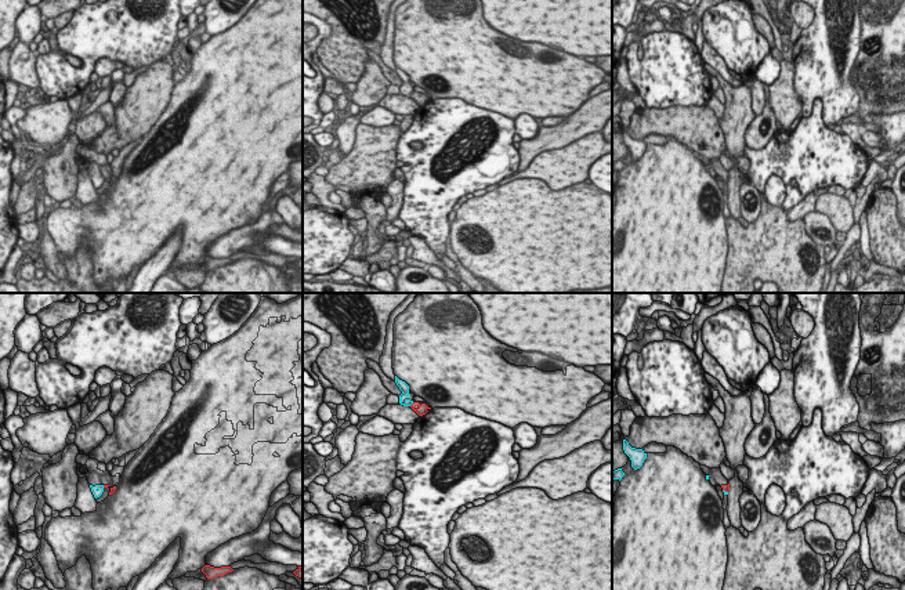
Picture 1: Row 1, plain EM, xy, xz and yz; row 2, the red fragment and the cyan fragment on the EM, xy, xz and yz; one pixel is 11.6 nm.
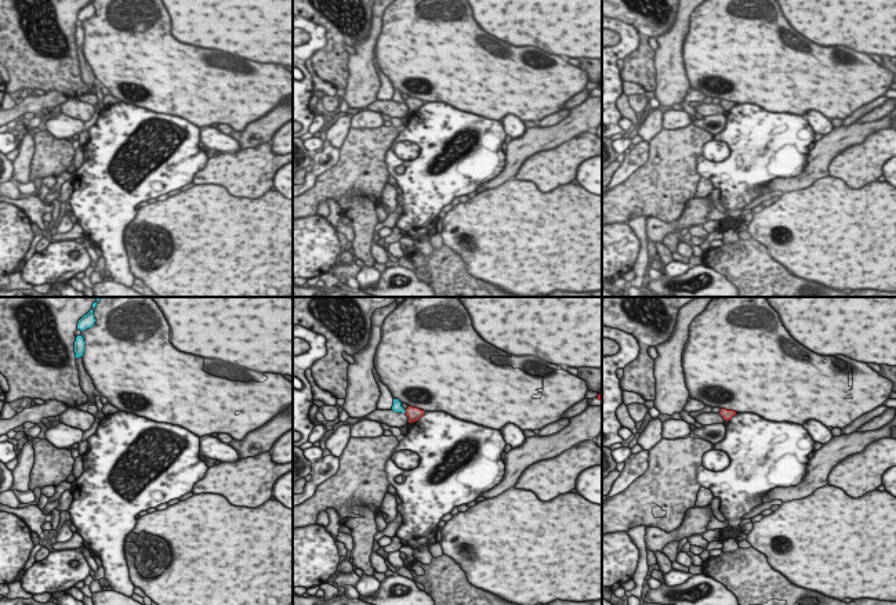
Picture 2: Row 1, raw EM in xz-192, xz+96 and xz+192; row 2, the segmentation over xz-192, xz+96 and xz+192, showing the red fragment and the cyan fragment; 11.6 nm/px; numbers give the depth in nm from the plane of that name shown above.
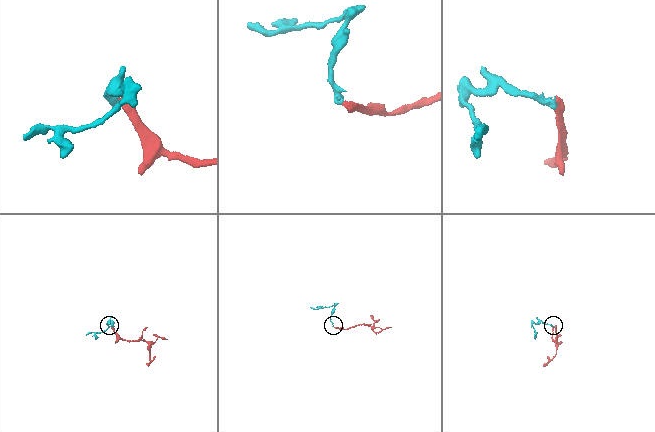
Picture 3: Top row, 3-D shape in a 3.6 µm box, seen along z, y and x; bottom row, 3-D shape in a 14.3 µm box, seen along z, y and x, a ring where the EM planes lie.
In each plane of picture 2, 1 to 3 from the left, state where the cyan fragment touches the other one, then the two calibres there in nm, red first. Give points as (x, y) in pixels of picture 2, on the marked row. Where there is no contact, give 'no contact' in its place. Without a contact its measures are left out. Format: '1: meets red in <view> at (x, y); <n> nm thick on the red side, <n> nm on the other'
1: no contact
2: no contact
3: no contact

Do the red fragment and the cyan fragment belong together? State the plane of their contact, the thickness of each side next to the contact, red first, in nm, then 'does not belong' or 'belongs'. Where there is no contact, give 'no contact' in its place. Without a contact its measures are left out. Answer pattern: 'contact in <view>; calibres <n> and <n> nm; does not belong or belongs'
contact in xz; calibres 100 and 120 nm; does not belong

